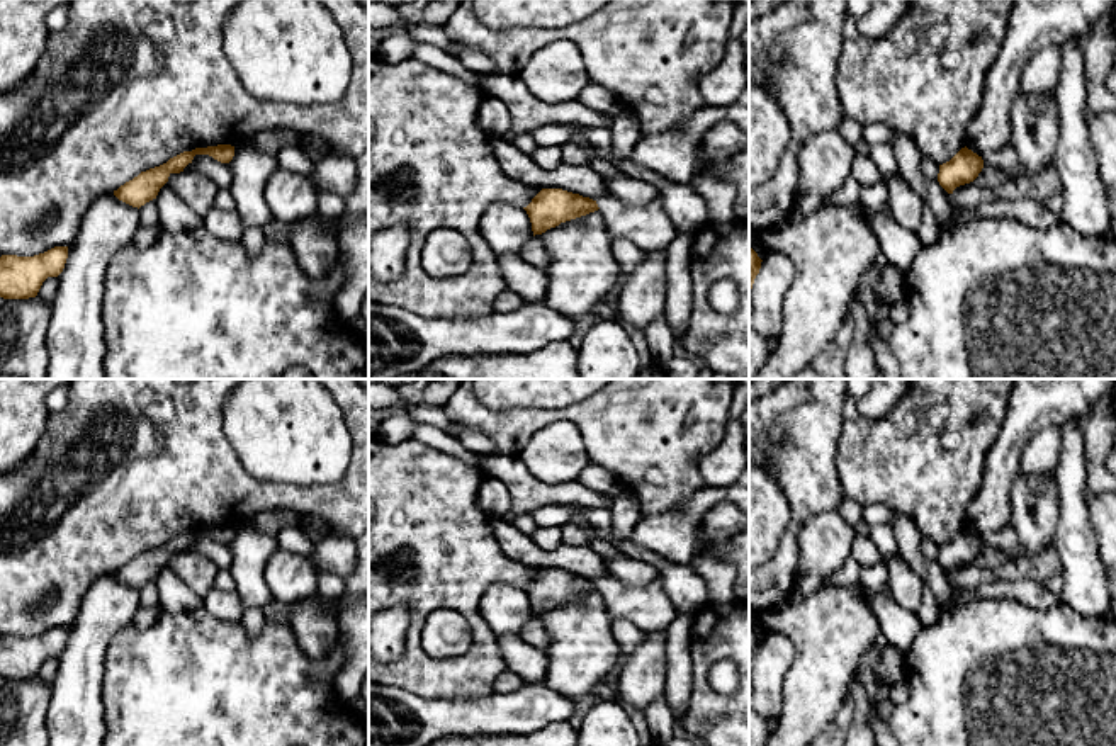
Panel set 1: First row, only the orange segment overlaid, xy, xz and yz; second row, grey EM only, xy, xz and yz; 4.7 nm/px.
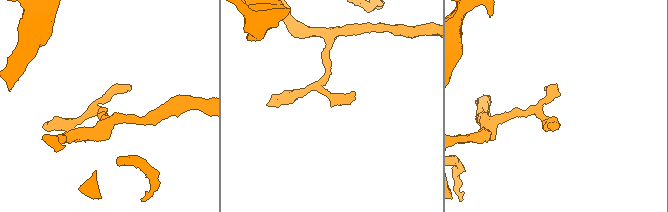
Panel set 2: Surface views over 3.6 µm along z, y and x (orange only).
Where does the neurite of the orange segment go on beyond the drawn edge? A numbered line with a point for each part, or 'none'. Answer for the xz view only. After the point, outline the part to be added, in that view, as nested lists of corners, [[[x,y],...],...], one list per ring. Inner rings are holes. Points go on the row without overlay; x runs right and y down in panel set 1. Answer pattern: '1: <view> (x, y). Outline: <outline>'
none

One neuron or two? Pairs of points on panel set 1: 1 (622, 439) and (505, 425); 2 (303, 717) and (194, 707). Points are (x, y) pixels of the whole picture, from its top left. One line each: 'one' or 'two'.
1: one
2: one

